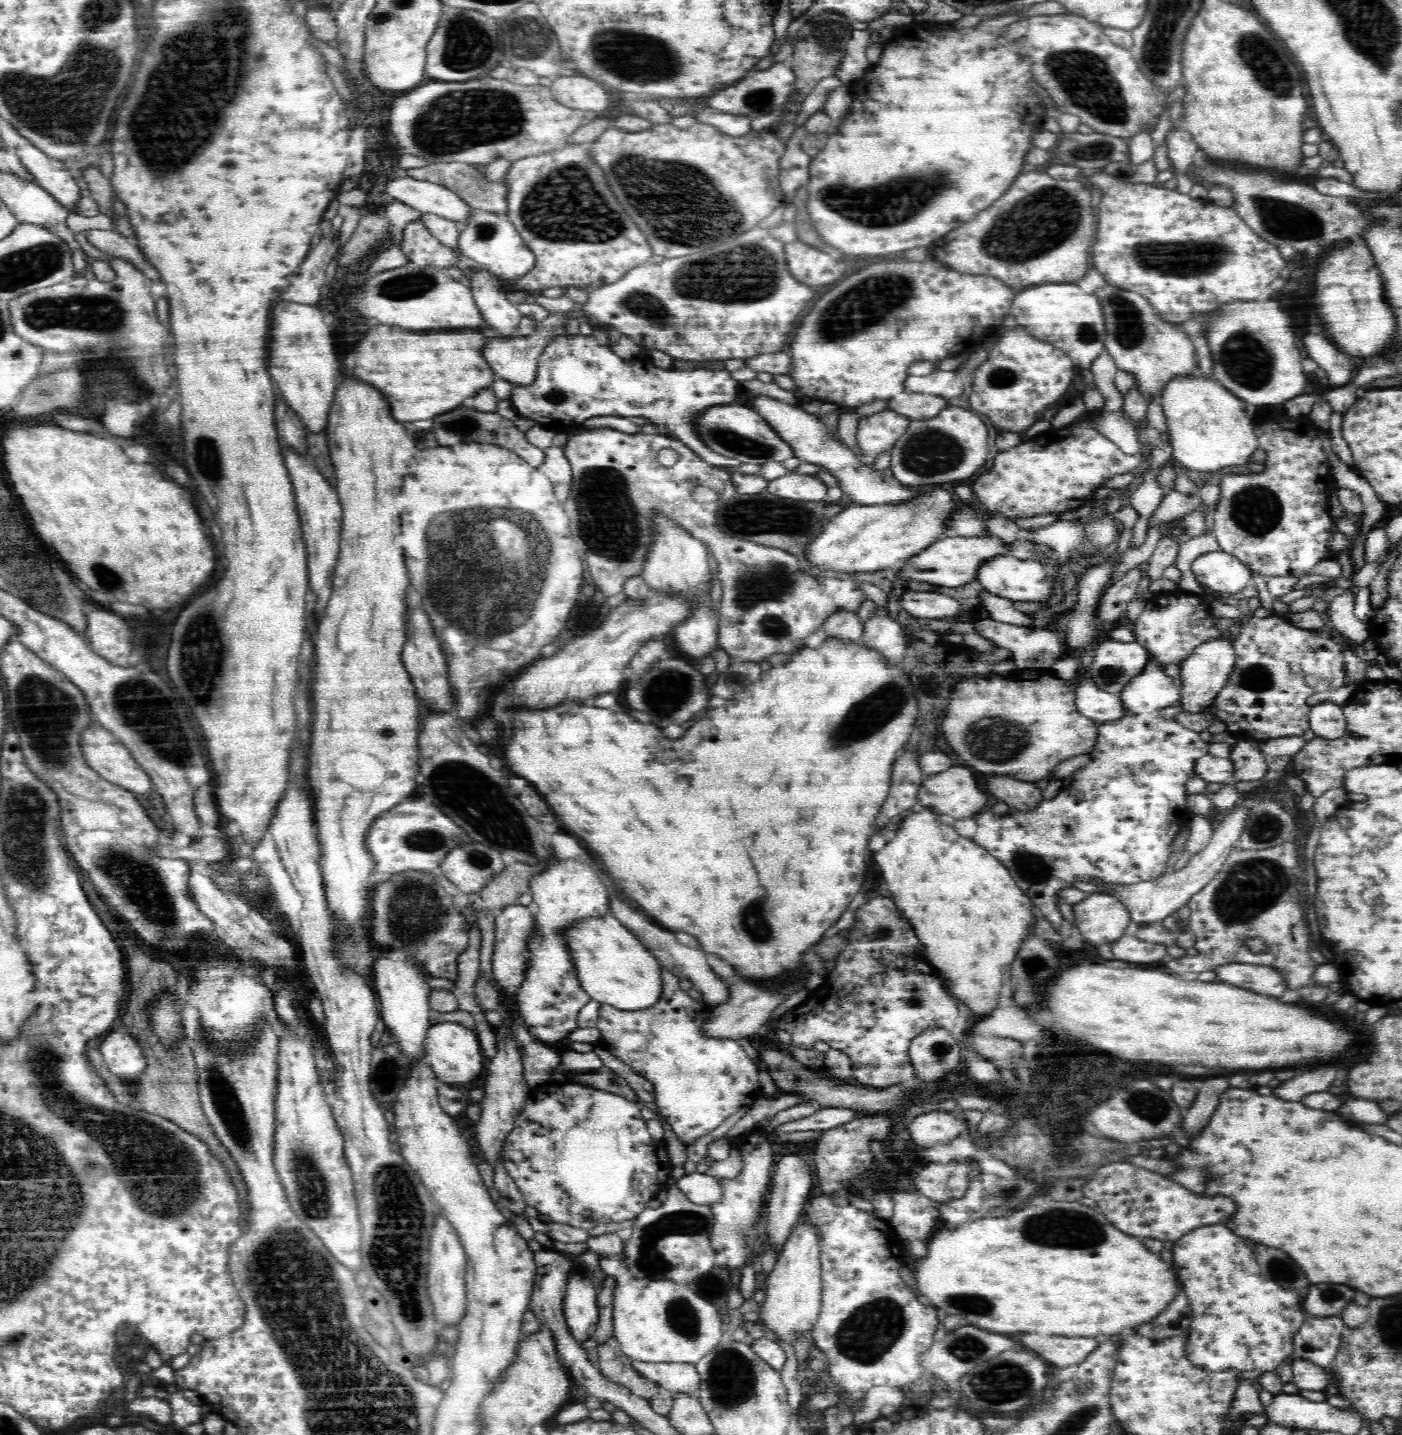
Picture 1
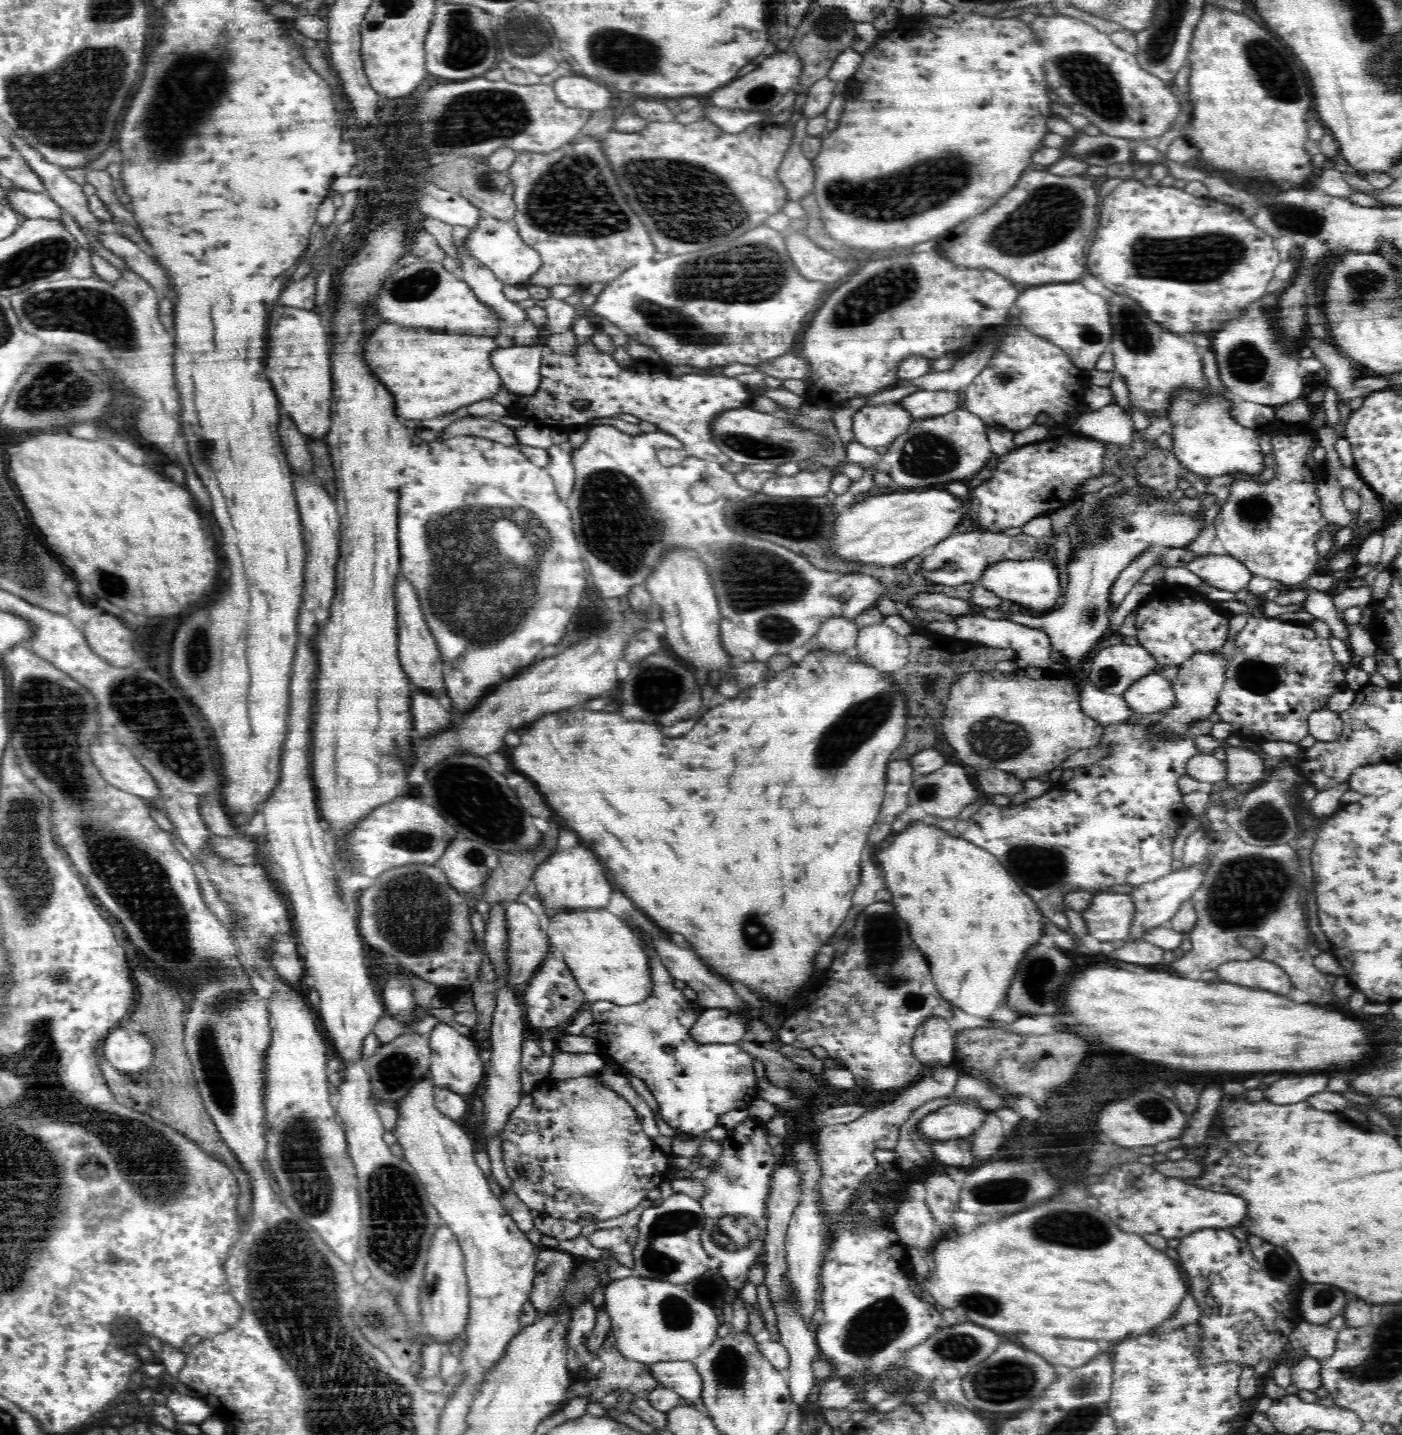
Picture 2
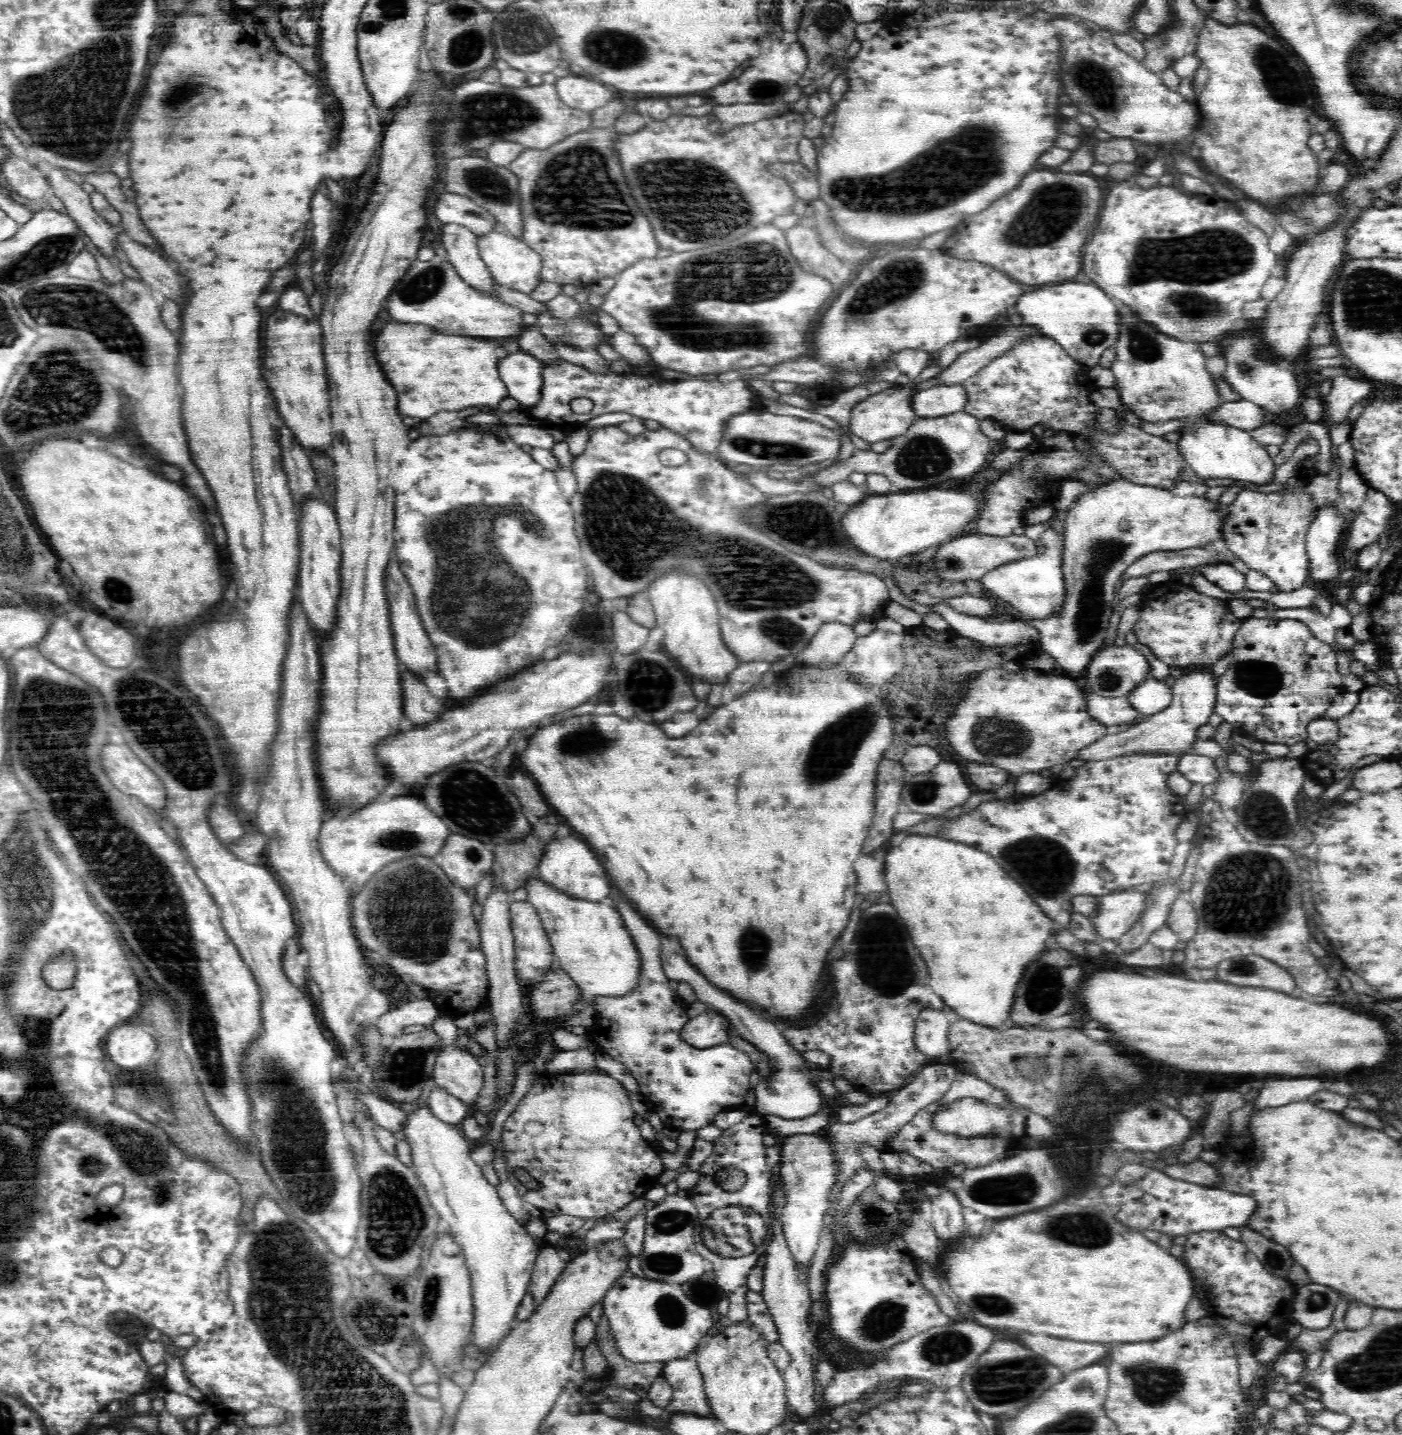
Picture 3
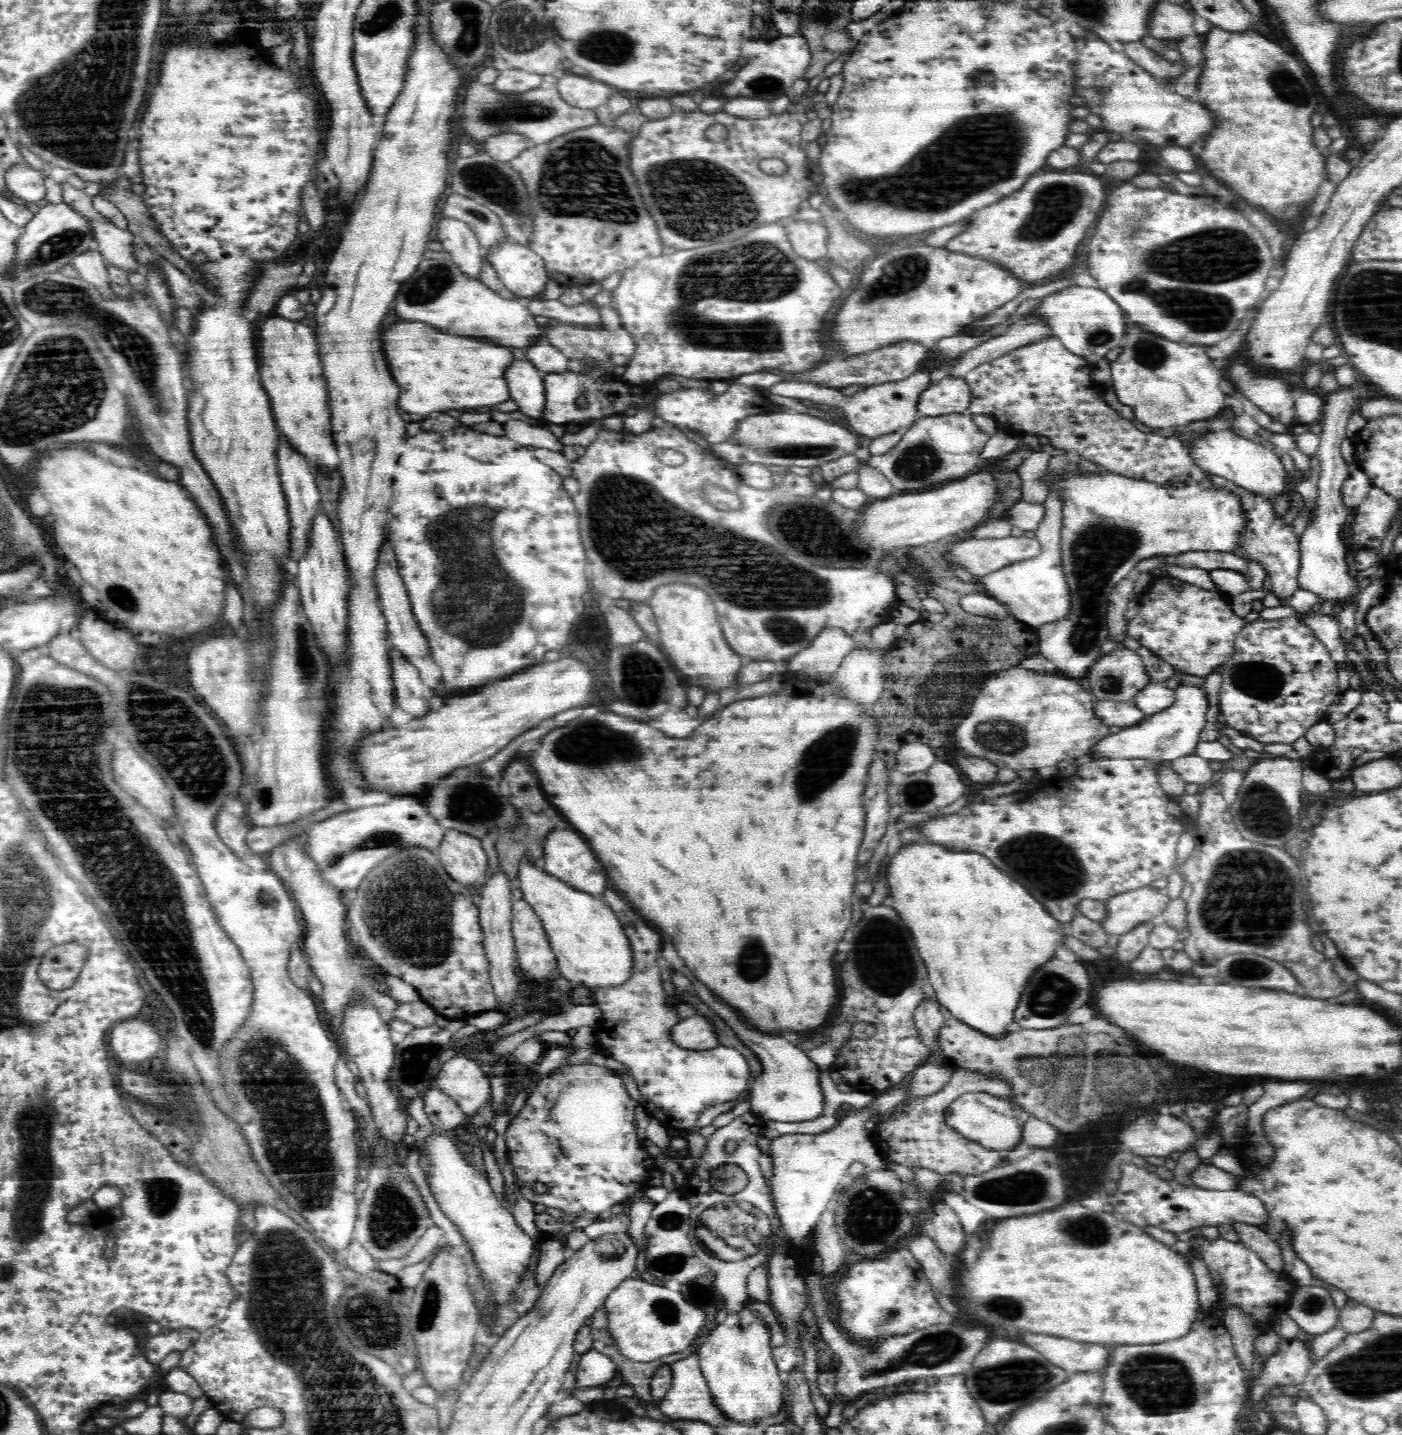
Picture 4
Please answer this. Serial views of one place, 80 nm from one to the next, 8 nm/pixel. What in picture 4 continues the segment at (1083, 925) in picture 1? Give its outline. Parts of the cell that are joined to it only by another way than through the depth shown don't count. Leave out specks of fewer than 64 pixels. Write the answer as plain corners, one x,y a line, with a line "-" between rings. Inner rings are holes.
1142,887
1106,901
1107,917
1102,928
1110,935
1123,935
1141,922
1157,918
1171,899
1162,888

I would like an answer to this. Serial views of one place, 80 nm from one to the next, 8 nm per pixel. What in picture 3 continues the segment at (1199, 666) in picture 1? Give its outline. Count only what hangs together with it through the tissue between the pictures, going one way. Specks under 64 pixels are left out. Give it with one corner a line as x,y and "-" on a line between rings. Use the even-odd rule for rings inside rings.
1212,666
1208,670
1182,670
1180,678
1171,685
1173,699
1170,706
1153,714
1148,720
1136,722
1129,729
1117,734
1109,734
1084,748
1073,764
1086,764
1091,761
1108,759
1129,754
1180,754
1190,752
1197,739
1196,730
1203,724
1211,723
1215,716
1215,704
1218,697
1217,682

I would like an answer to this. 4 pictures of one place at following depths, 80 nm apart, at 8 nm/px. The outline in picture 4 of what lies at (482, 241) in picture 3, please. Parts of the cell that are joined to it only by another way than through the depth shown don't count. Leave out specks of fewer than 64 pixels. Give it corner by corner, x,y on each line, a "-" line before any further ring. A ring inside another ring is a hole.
508,240
502,245
496,245
491,252
488,252
487,258
507,290
521,297
537,297
532,299
533,301
542,301
538,296
541,293
544,294
549,279
545,262
532,249

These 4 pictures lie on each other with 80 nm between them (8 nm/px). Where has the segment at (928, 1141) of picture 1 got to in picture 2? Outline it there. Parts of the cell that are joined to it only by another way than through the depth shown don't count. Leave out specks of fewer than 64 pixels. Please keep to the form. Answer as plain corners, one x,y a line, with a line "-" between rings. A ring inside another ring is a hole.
946,1105
929,1112
919,1122
924,1138
959,1139
973,1136
972,1132
984,1122
984,1110
974,1106

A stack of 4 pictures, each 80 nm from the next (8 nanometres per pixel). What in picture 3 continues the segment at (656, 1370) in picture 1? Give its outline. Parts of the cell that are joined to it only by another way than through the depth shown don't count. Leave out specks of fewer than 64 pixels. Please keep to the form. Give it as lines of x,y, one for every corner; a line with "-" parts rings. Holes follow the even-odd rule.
694,1358
665,1362
660,1376
674,1390
674,1398
666,1414
692,1413
713,1418
704,1391
703,1377

